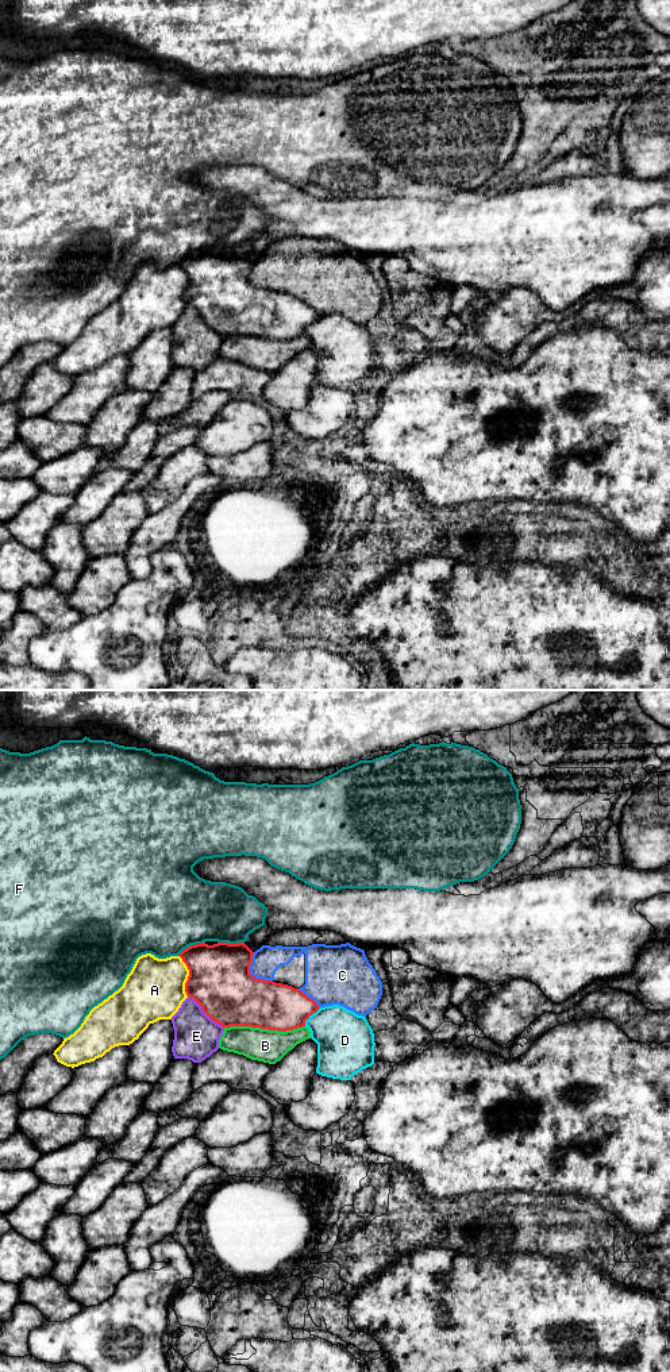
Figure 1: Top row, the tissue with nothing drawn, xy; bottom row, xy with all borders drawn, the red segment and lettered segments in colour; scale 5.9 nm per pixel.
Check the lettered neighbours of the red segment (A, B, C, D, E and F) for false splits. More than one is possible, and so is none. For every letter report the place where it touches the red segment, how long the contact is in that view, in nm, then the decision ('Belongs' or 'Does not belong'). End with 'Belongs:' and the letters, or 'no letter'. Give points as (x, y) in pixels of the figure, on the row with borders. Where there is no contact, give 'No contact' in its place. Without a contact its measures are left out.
A: Touches red at xy (188, 977). Shared border 240 nm. Does not belong
B: Touches red at xy (264, 1028). Shared border 480 nm. Does not belong
C: Touches red at xy (250, 974). Shared border 200 nm. Does not belong
D: Touches red at xy (311, 1014). Shared border 150 nm. Does not belong
E: Touches red at xy (205, 1013). Shared border 300 nm. Does not belong
F: Touches red at xy (191, 945). Shared border 180 nm. Does not belong
Belongs: no letter

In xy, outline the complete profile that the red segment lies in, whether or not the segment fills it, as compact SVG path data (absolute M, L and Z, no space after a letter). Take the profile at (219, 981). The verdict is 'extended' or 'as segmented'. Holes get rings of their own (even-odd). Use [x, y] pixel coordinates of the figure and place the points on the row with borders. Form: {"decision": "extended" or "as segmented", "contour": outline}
{"decision": "as segmented", "contour": "M205 943L190 945L180 953L189 970L185 993L203 1011L223 1028L251 1026L286 1032L305 1026L319 1005L299 988L273 980L257 979L250 974L254 952L244 944Z"}

